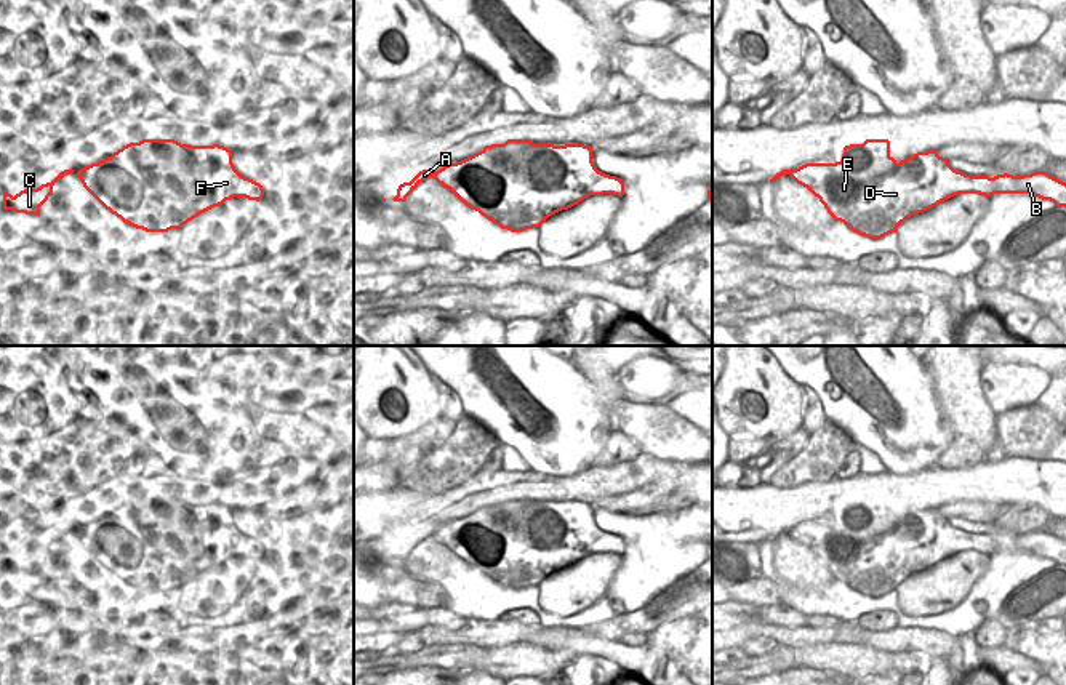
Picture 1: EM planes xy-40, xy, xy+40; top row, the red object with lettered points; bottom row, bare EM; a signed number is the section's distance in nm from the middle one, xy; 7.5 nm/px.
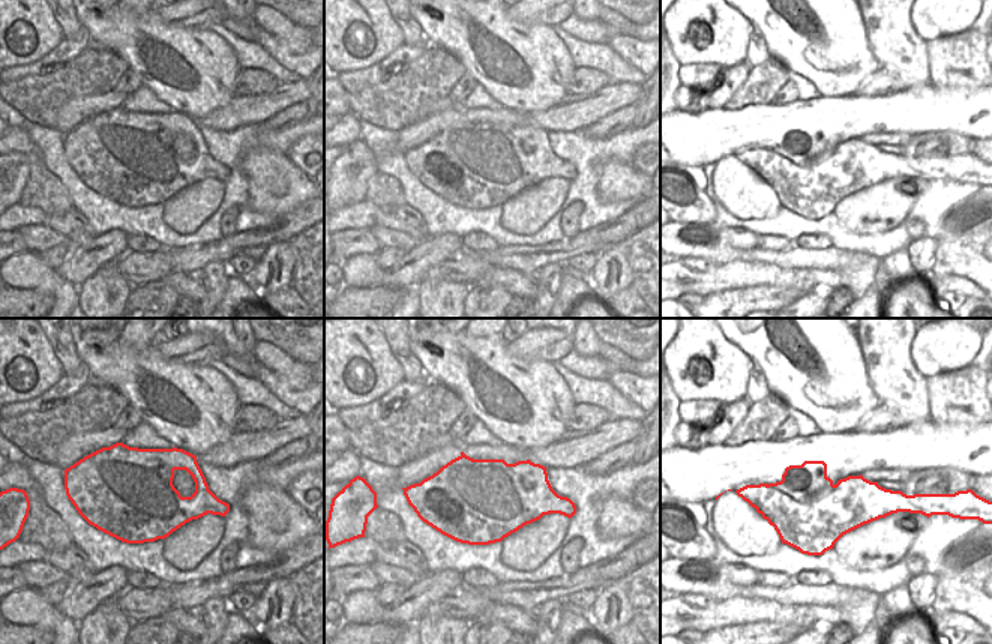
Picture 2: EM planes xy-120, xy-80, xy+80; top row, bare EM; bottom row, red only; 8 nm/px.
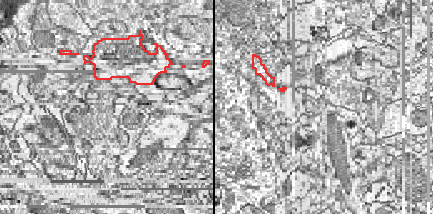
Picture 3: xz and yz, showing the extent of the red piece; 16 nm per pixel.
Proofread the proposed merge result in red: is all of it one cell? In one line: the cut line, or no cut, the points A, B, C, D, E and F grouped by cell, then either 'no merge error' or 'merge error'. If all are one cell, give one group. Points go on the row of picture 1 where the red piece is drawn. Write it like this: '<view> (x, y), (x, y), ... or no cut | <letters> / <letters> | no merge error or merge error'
xy (436, 172), (432, 175) | A C / B D E F | merge error

